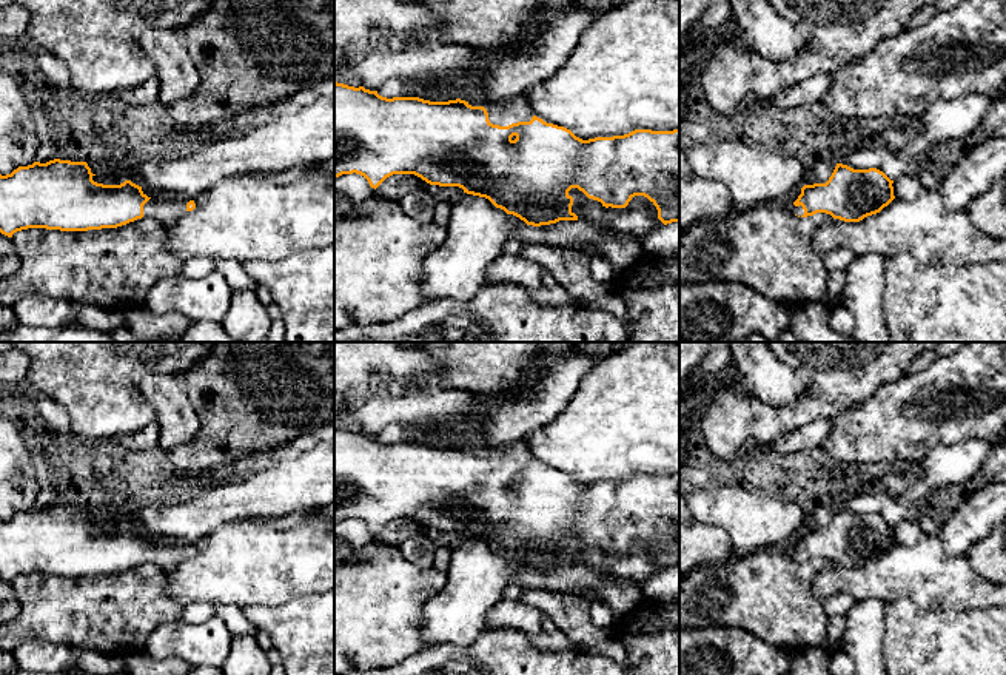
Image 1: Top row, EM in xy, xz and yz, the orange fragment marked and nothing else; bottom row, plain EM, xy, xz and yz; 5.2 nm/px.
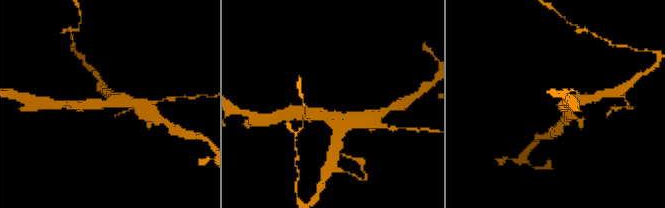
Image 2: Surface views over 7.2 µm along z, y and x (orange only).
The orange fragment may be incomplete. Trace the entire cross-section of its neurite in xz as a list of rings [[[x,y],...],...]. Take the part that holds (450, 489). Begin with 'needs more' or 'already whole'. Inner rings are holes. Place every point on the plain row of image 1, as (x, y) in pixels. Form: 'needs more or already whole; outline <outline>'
needs more; outline [[[334,427],[334,524],[342,519],[360,519],[371,533],[377,533],[393,519],[414,519],[430,530],[459,532],[467,539],[488,544],[496,553],[541,572],[559,566],[578,566],[572,556],[572,533],[602,552],[625,553],[635,541],[647,542],[658,555],[658,564],[667,570],[679,567],[679,473],[673,476],[635,475],[624,481],[582,485],[570,475],[536,462],[527,439],[513,445],[471,452],[456,444],[430,447],[419,442],[387,444],[377,436]]]

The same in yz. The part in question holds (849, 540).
needs more; outline [[[837,509],[826,529],[804,530],[789,555],[800,562],[826,558],[844,567],[860,567],[895,544],[892,529],[877,513],[853,515]]]

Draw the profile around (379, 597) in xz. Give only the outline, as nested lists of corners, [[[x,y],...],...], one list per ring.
[[[371,542],[356,558],[334,567],[334,675],[351,670],[391,667],[425,647],[422,610],[425,603],[439,593],[447,573],[434,567],[419,567],[407,561],[397,546]]]

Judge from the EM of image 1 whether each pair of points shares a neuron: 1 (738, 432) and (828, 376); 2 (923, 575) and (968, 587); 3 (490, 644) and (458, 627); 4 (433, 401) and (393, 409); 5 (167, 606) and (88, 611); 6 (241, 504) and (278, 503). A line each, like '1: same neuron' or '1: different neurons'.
1: same neuron
2: same neuron
3: different neurons
4: same neuron
5: same neuron
6: same neuron

